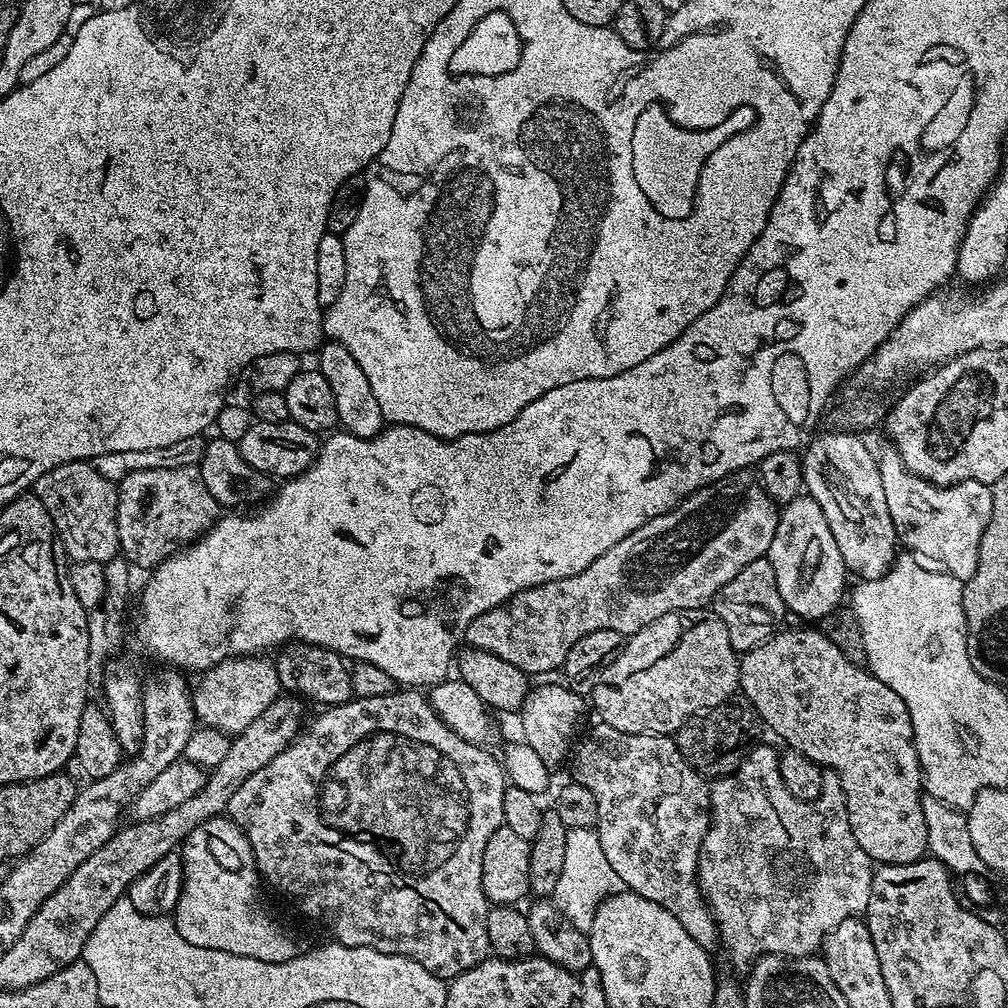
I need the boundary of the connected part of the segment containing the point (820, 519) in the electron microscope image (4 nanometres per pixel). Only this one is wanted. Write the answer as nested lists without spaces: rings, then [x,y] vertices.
[[[807,494],[798,495],[793,498],[790,503],[783,505],[783,507],[780,508],[780,521],[778,522],[778,530],[774,530],[774,542],[770,542],[770,550],[768,551],[766,558],[774,566],[774,578],[778,578],[778,590],[784,599],[785,609],[787,609],[791,615],[793,612],[793,614],[796,616],[805,616],[805,618],[808,619],[805,621],[819,622],[824,616],[841,607],[843,600],[840,599],[842,599],[843,596],[845,599],[846,596],[846,588],[844,592],[844,576],[846,577],[846,569],[842,560],[841,551],[838,550],[838,545],[836,542],[834,542],[834,535],[831,534],[830,526],[827,525],[826,515],[822,512],[822,508],[812,496]]]

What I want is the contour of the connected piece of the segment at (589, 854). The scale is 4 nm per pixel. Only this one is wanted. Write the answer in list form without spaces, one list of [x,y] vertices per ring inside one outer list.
[[[569,828],[561,877],[550,897],[555,907],[576,929],[587,932],[592,928],[593,916],[601,902],[606,897],[623,891],[623,888],[621,879],[602,851],[595,829]]]

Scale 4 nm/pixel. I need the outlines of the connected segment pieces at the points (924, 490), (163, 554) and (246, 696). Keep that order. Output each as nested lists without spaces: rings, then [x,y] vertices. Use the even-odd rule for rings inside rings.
[[[885,447],[878,461],[887,509],[893,519],[899,543],[917,557],[929,556],[933,565],[939,566],[954,578],[965,581],[971,578],[978,566],[978,546],[994,510],[991,487],[982,482],[957,484],[932,484],[912,474],[896,449]],[[936,563],[936,564],[935,564]]]
[[[196,466],[138,470],[119,481],[116,493],[120,552],[137,569],[151,570],[180,549],[195,544],[218,519],[216,500],[206,490]]]
[[[229,658],[218,662],[199,677],[200,685],[197,688],[195,685],[191,698],[196,719],[203,727],[217,728],[218,731],[227,734],[241,732],[246,730],[246,726],[250,726],[250,722],[254,722],[254,718],[258,718],[258,714],[262,714],[262,710],[266,710],[266,706],[270,706],[275,700],[280,699],[282,689],[275,663],[271,659],[260,659],[264,658]]]

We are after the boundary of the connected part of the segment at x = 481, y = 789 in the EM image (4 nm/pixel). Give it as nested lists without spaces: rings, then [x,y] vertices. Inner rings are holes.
[[[397,690],[378,698],[356,696],[344,704],[329,707],[312,725],[286,746],[258,774],[250,774],[226,809],[234,823],[243,828],[256,858],[256,869],[272,888],[285,892],[312,920],[321,920],[332,931],[331,939],[346,948],[373,948],[382,954],[405,956],[430,970],[439,980],[453,980],[458,974],[489,959],[490,945],[486,934],[486,918],[490,907],[482,890],[482,854],[494,830],[505,827],[503,794],[506,773],[503,763],[487,751],[487,747],[471,744],[454,729],[447,728],[442,718],[432,709],[429,697],[420,690]]]

